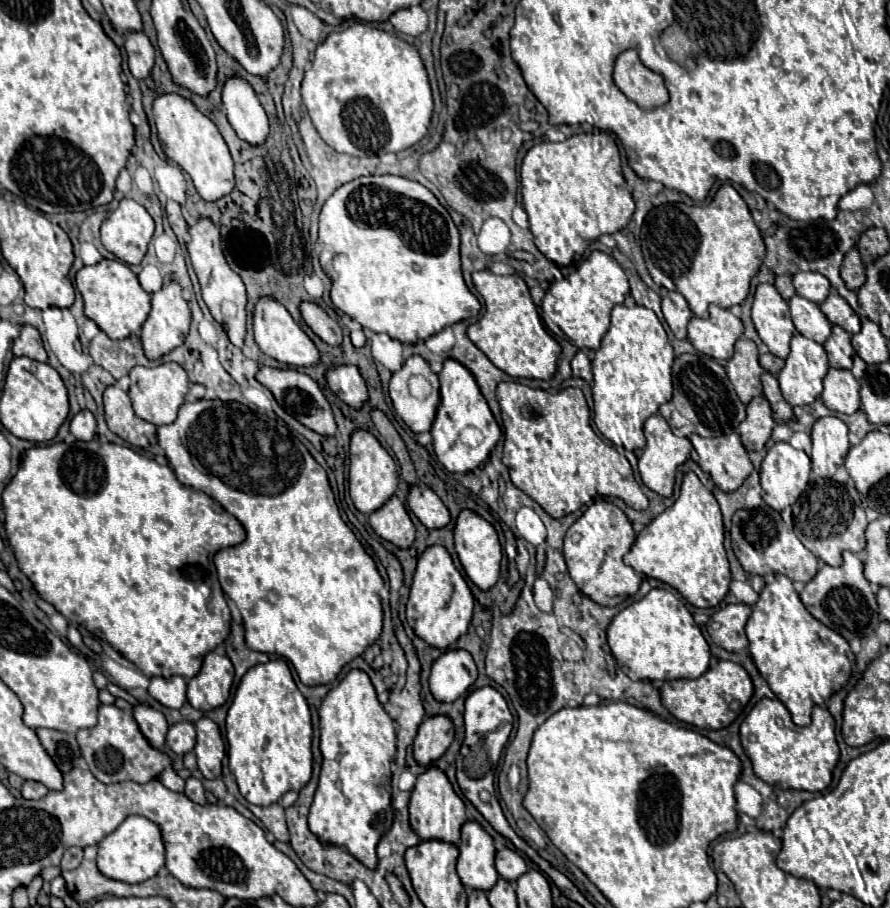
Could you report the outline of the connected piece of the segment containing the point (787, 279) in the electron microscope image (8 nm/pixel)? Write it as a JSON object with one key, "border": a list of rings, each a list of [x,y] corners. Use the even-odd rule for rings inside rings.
{"border":[[[777,276],[775,278],[775,288],[779,290],[779,294],[789,300],[795,296],[795,288],[793,288],[793,282],[791,282],[791,276]]]}

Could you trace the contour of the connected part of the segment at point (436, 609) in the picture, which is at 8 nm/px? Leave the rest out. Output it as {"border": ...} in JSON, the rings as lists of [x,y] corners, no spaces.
{"border":[[[429,546],[419,556],[417,570],[411,584],[411,594],[407,600],[407,620],[427,644],[435,648],[447,648],[459,636],[467,632],[473,616],[473,592],[463,578],[463,574],[453,564],[445,546]]]}

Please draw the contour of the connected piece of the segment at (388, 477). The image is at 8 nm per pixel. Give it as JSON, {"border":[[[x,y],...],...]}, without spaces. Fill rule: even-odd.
{"border":[[[355,430],[351,434],[349,448],[349,494],[359,512],[371,514],[381,508],[397,490],[397,466],[389,452],[379,444],[379,440],[369,430]]]}

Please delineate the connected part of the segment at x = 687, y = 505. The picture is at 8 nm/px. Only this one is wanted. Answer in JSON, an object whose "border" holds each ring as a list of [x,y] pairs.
{"border":[[[687,472],[677,502],[645,526],[623,560],[635,572],[673,586],[689,604],[715,608],[727,596],[731,584],[723,540],[723,516],[715,496],[701,484],[695,472]]]}

